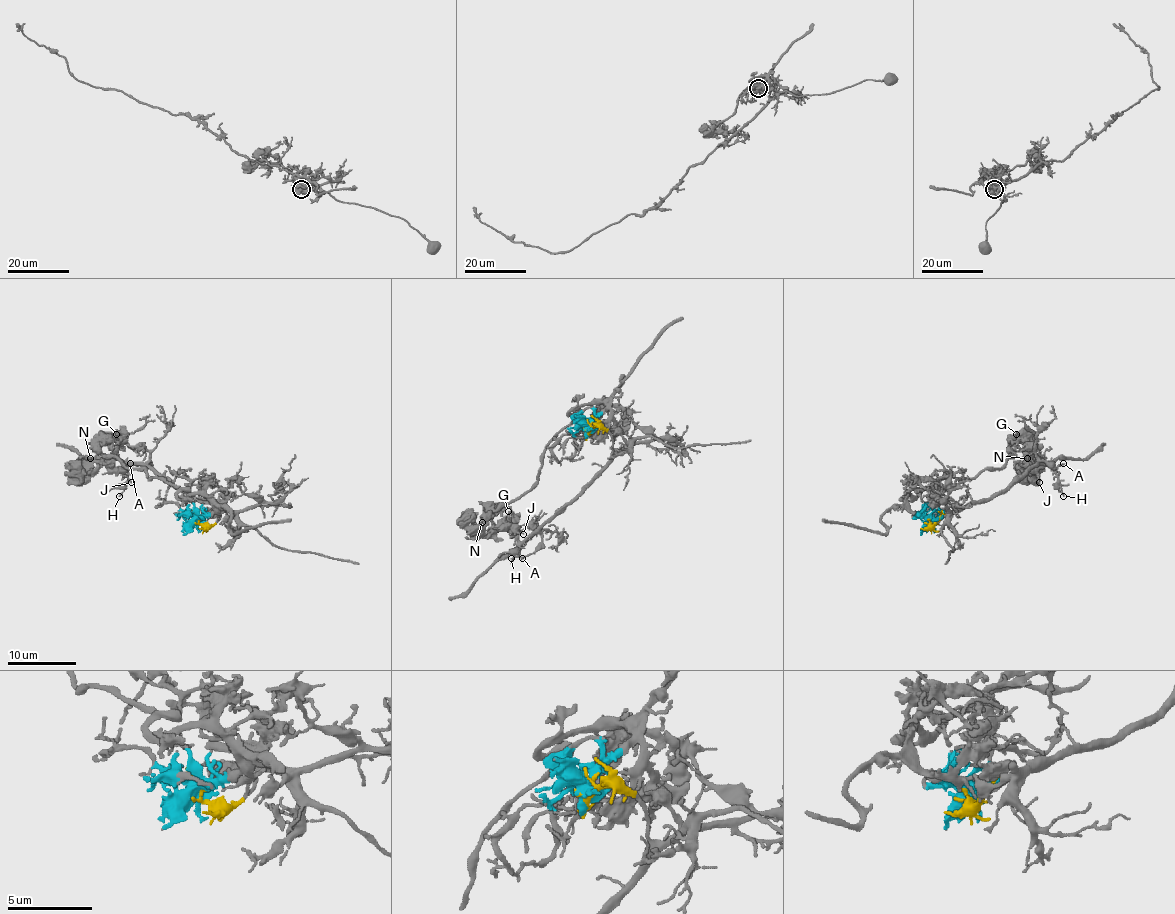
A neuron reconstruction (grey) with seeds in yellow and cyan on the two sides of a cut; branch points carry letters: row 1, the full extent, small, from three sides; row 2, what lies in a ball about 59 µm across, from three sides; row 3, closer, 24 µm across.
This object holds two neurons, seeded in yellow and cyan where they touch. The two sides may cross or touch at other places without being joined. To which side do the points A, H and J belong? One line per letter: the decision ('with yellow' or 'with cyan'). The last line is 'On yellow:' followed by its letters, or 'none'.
A: with yellow
H: with yellow
J: with yellow
On yellow: A, H, J

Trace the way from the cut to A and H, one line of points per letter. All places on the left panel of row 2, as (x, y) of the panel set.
A: (196, 520), (211, 525), (220, 517), (220, 510), (170, 486), (148, 464), (150, 460), (143, 466), (129, 464)
H: (196, 520), (211, 525), (220, 517), (220, 510), (196, 501), (140, 464), (128, 469), (128, 483), (119, 496)

